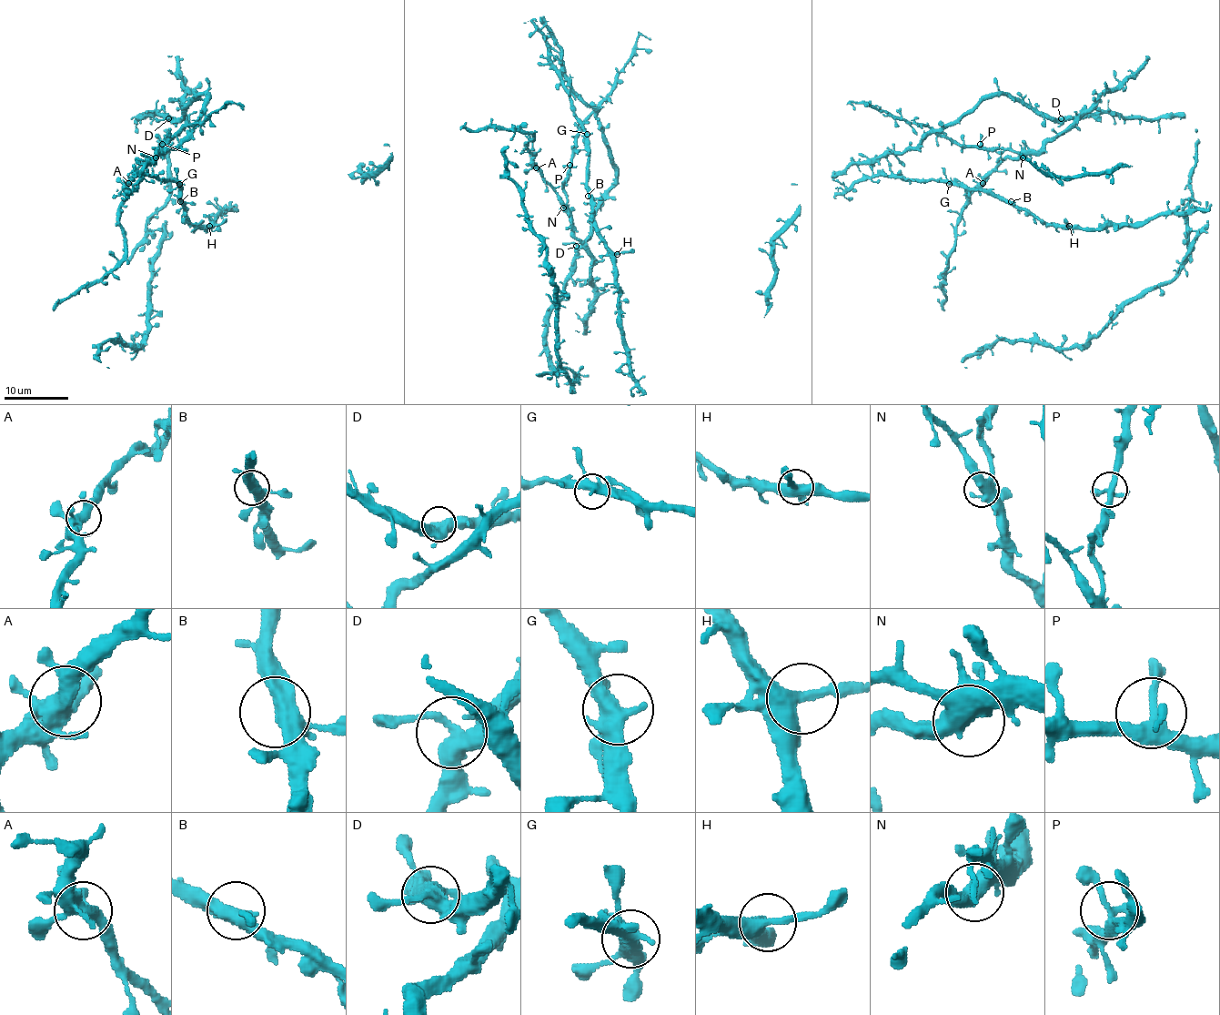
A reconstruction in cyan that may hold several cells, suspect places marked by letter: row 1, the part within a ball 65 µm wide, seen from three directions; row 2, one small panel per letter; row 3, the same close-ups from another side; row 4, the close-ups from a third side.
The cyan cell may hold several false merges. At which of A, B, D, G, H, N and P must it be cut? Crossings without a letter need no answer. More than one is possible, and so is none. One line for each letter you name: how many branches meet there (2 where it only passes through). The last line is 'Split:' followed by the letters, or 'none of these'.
Split: none of these

